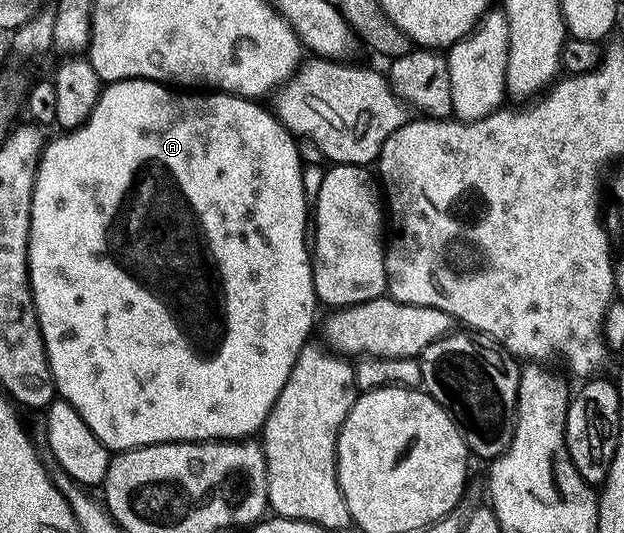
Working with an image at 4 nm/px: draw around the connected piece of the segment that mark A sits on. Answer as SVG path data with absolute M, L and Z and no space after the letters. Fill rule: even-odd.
M131 78L121 82L105 85L100 91L100 99L90 112L90 116L77 130L61 133L47 143L44 153L40 155L40 163L36 169L36 179L32 189L32 207L30 208L30 236L28 237L28 275L32 285L32 299L38 316L38 324L44 341L44 351L50 364L50 372L56 381L57 395L63 401L75 408L78 416L86 420L90 432L98 436L98 440L109 452L133 450L139 446L157 446L159 442L215 442L217 440L244 440L255 432L263 431L264 421L272 410L274 400L278 400L278 392L286 384L290 376L290 368L298 360L300 350L309 341L308 333L312 330L312 321L316 318L318 299L314 288L312 275L312 255L310 242L304 237L310 234L310 198L304 195L304 170L300 157L300 146L293 134L285 128L275 113L268 110L259 101L242 98L238 94L223 92L185 92L180 88L173 88L163 82L152 82L148 78Z

